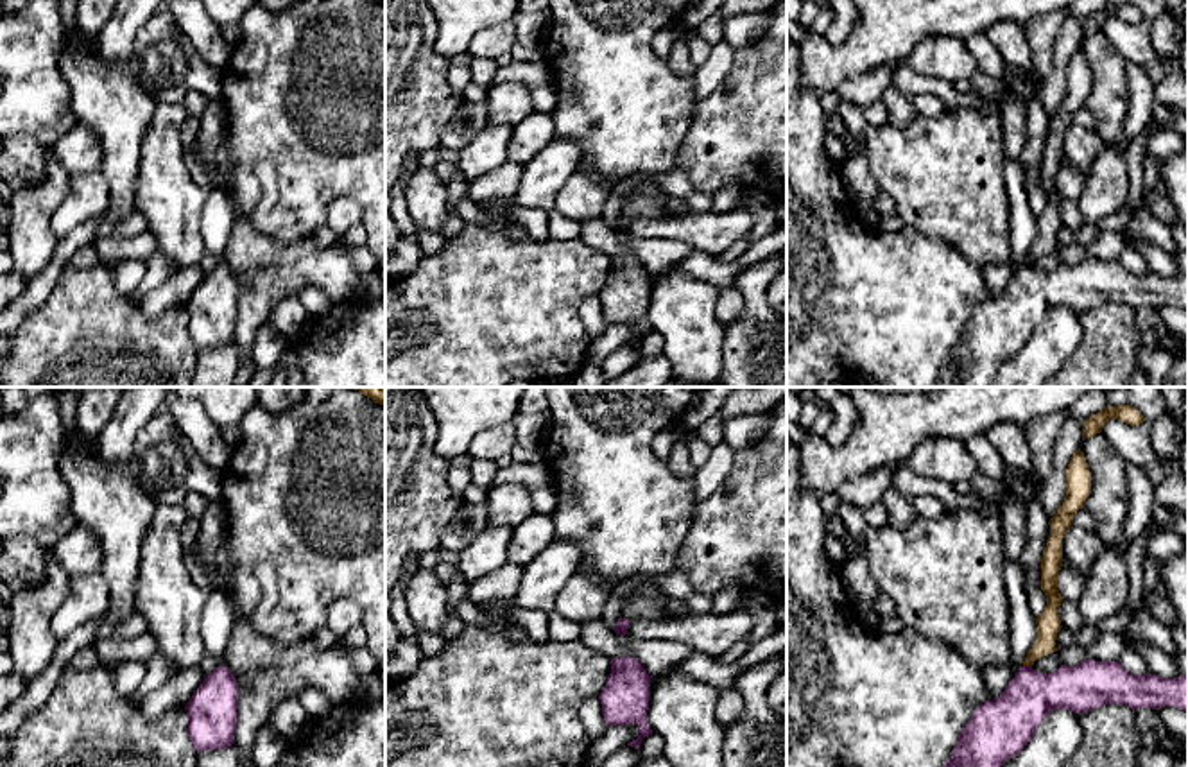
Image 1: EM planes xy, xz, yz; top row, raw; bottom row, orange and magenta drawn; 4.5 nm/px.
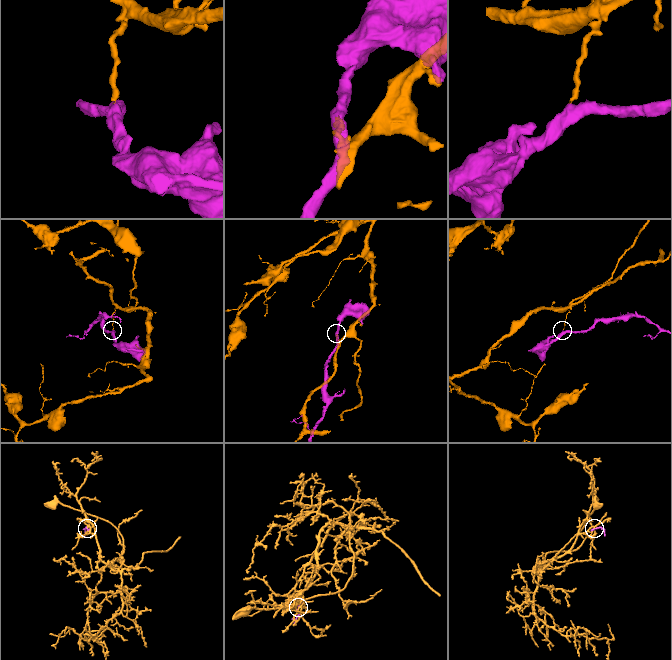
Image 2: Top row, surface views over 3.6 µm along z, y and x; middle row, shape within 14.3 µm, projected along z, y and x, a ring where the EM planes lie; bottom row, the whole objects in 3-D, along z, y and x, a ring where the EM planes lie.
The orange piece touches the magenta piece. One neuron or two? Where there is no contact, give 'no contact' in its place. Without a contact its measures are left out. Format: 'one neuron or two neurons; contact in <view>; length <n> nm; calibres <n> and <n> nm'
two neurons; contact in yz; length 40 nm; calibres 110 and 220 nm

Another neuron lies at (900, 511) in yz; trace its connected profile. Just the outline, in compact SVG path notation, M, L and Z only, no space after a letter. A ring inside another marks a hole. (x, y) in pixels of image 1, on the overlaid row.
M892 486L883 493L882 502L887 509L887 525L903 529L916 518L912 500Z

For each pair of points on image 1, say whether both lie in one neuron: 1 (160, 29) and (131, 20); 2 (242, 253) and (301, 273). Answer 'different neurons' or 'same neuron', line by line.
1: different neurons
2: same neuron

